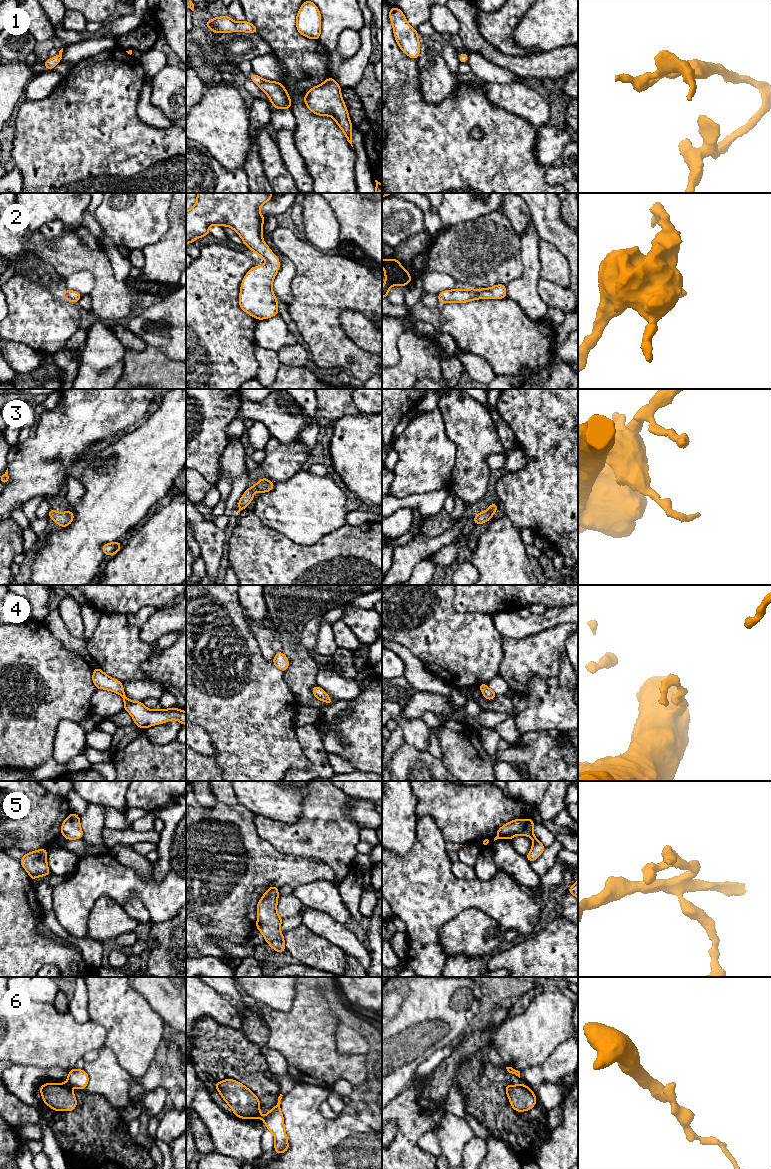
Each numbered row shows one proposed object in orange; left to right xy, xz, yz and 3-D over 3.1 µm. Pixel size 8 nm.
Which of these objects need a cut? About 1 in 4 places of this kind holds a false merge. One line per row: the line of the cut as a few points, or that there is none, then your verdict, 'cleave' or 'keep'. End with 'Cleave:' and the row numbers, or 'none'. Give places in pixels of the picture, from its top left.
1: no cut; keep
2: no cut; keep
3: no cut; keep
4: no cut; keep
5: no cut; keep
6: cut in xy along (65, 1084), (69, 1087); cleave
Cleave: 6

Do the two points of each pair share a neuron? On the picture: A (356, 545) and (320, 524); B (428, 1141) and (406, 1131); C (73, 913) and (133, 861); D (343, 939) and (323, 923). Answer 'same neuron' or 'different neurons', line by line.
A: different neurons
B: different neurons
C: different neurons
D: same neuron

